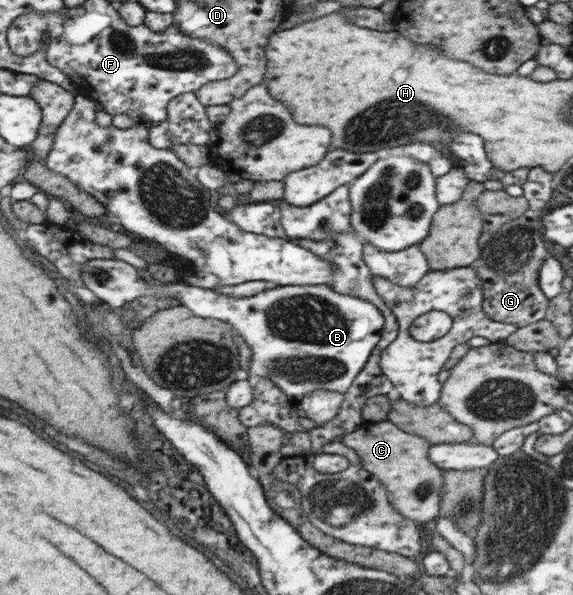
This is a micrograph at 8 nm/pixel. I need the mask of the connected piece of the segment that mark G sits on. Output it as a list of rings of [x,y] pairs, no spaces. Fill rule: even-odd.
[[[542,166],[531,167],[527,180],[521,185],[523,196],[528,200],[528,209],[508,224],[503,224],[493,242],[485,244],[481,258],[487,260],[487,266],[495,272],[495,278],[483,278],[483,311],[497,322],[513,323],[525,327],[545,319],[549,299],[539,288],[539,268],[549,258],[549,252],[543,241],[543,223],[541,218],[547,214],[547,202],[553,198],[553,173]]]

